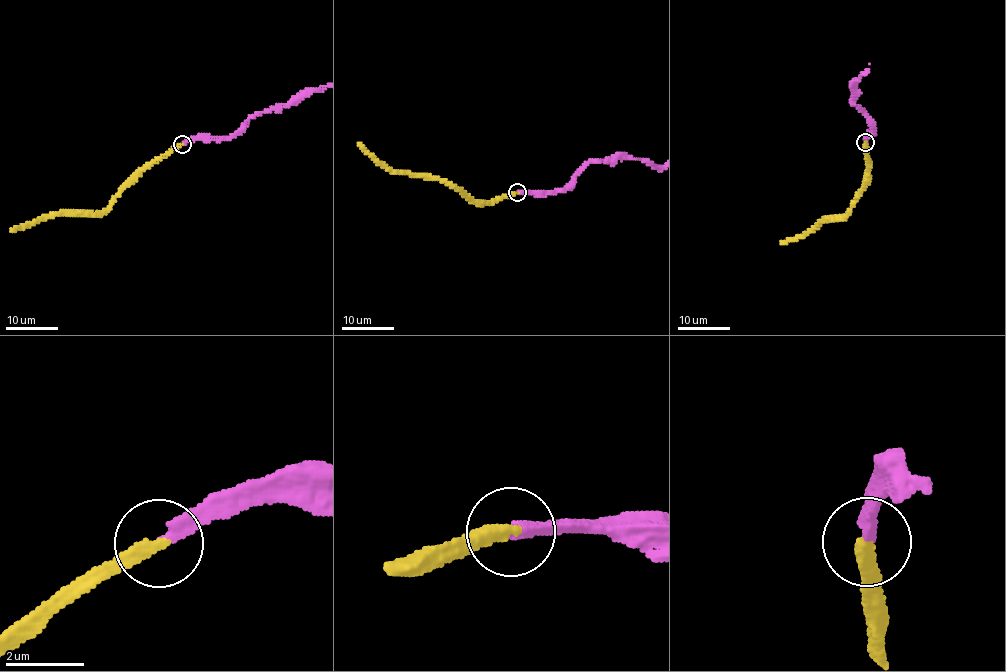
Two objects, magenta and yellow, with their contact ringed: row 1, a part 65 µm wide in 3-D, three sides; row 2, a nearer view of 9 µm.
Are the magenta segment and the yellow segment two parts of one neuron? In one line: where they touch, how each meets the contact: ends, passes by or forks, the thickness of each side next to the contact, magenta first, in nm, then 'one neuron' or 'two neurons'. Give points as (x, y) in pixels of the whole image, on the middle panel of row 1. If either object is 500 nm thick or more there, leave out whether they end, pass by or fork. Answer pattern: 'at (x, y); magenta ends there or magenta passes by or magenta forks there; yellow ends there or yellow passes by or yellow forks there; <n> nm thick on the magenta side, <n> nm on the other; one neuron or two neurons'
at (517, 192); magenta ends there; yellow ends there; 280 nm thick on the magenta side, 360 nm on the other; one neuron

